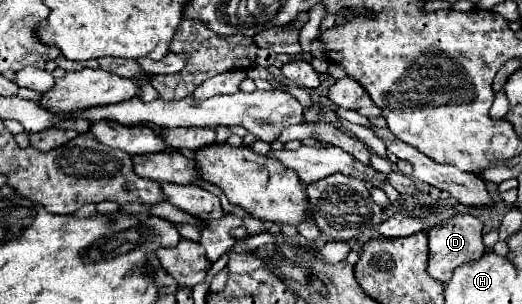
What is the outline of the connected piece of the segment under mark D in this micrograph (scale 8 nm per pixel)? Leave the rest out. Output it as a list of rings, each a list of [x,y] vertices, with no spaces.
[[[453,215],[443,225],[433,227],[429,231],[429,269],[427,269],[429,275],[447,283],[455,267],[465,265],[467,261],[475,261],[477,257],[483,255],[483,251],[487,253],[481,229],[483,229],[481,221],[473,215]]]

